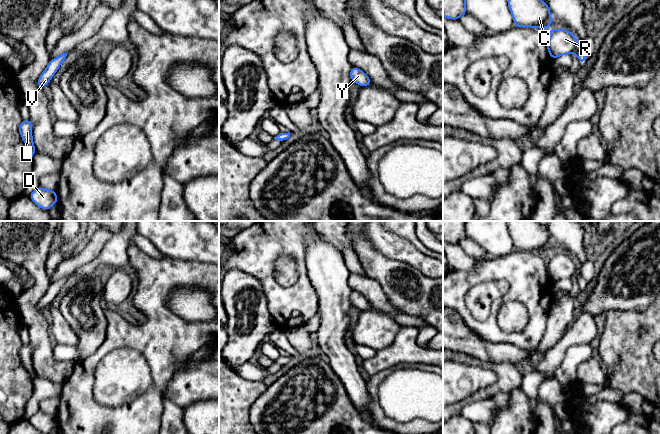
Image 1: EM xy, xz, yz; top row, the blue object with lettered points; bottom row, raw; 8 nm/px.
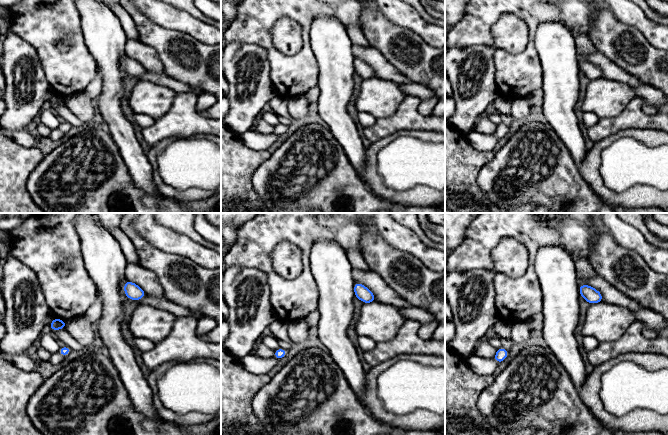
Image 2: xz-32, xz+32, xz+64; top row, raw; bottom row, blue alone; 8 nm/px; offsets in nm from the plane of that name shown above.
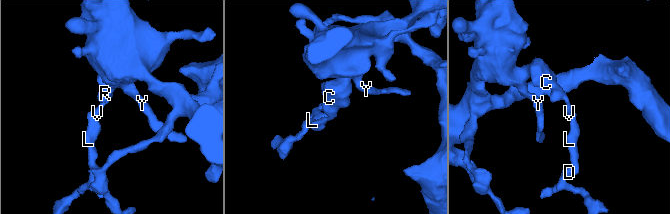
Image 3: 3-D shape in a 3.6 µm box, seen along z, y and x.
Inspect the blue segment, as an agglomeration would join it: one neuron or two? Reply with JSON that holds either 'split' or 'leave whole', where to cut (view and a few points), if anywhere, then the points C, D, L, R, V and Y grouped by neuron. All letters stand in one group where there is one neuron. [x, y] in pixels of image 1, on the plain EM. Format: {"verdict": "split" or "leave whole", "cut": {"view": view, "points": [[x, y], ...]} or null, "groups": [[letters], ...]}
{"verdict": "leave whole", "cut": null, "groups": [["C", "D", "L", "R", "V", "Y"]]}

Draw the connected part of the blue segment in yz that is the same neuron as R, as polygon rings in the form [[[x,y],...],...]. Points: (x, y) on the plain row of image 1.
[[[550,253],[547,273],[551,283],[555,283],[564,278],[575,277],[581,289],[585,289],[586,280],[571,255]]]

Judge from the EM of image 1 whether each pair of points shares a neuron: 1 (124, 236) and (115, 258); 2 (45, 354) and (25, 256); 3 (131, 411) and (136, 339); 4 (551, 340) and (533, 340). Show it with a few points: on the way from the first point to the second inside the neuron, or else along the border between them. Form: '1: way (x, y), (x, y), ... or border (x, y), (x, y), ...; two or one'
1: way (121, 241), (116, 247), (115, 253); one
2: way (39, 330), (31, 317), (39, 280); one
3: way (150, 396), (158, 385), (158, 360), (155, 357); one
4: border (548, 318), (545, 333), (535, 347); two

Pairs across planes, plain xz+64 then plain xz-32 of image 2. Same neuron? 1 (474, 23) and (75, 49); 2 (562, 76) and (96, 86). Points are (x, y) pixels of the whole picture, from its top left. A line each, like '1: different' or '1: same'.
1: same
2: different

